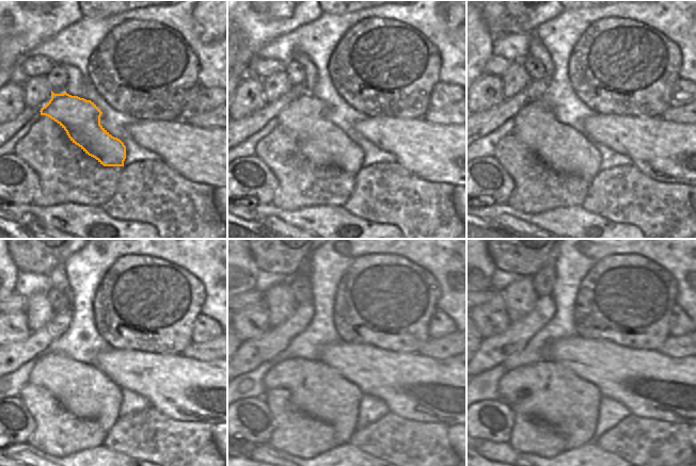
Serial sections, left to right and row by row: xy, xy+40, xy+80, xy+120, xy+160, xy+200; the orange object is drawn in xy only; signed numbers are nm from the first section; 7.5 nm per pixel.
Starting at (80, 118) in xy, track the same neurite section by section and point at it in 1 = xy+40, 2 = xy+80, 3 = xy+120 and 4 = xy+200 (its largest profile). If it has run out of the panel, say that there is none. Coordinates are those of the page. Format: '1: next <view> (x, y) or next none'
1: next xy+40 (306, 118)
2: next xy+80 (565, 149)
3: next xy+120 (83, 390)
4: next xy+200 (547, 390)

